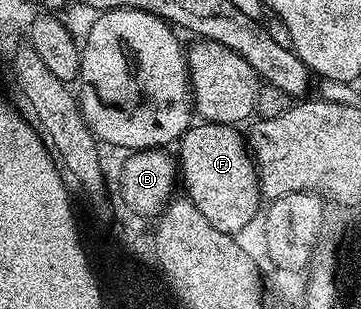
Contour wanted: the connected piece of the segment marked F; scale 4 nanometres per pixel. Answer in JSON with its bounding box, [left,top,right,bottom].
[178,122,262,234]

